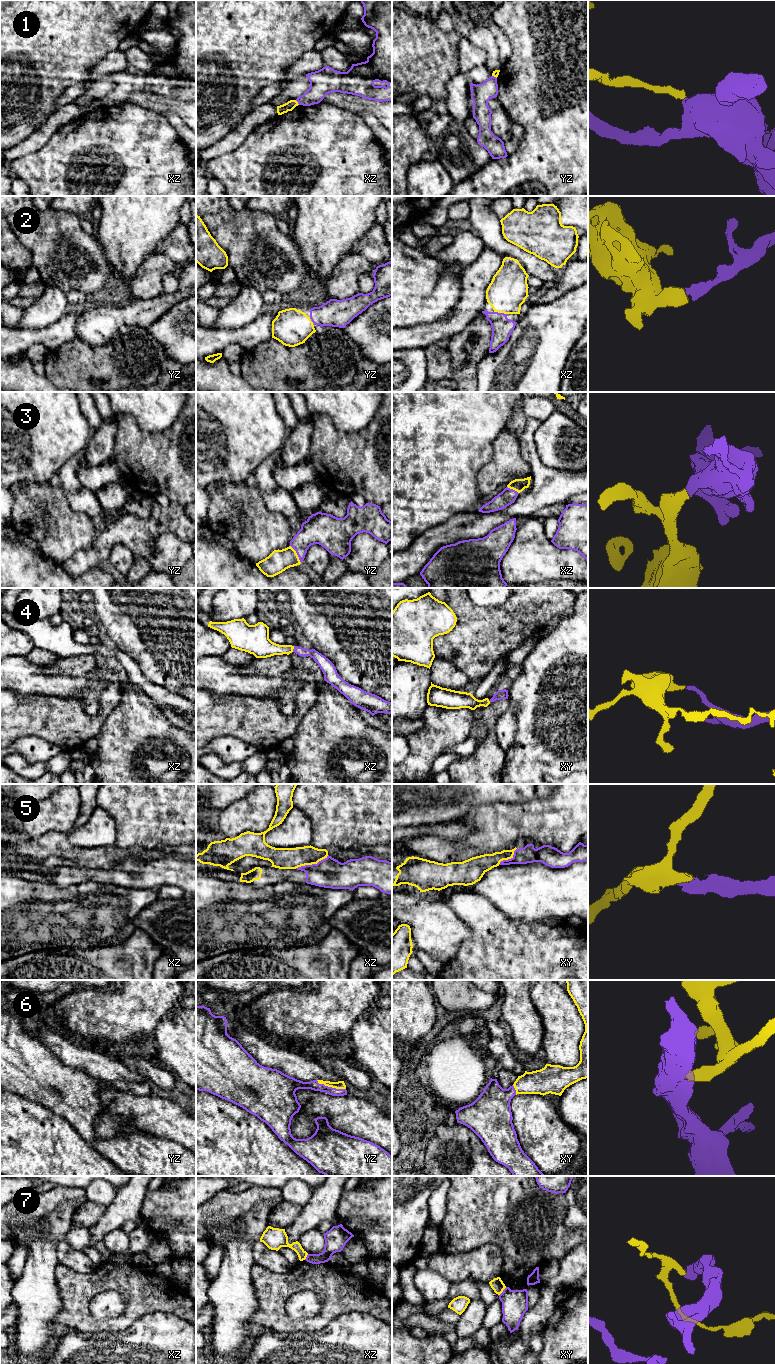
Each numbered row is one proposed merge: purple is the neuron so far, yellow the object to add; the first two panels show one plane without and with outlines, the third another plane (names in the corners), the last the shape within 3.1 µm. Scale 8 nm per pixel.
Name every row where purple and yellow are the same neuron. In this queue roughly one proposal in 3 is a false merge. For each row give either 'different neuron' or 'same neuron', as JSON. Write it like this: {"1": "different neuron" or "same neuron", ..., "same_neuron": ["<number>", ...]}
{"1": "different neuron", "2": "same neuron", "3": "same neuron", "4": "same neuron", "5": "same neuron", "6": "same neuron", "7": "different neuron", "same_neuron": ["2", "3", "4", "5", "6"]}

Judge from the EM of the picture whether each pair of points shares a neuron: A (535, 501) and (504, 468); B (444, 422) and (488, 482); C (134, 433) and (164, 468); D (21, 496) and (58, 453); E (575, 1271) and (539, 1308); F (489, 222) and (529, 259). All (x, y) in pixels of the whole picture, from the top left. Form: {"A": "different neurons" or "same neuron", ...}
{"A": "different neurons", "B": "different neurons", "C": "same neuron", "D": "different neurons", "E": "same neuron", "F": "same neuron"}

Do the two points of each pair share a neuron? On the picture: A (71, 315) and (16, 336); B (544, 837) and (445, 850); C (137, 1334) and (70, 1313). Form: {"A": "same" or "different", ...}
{"A": "same", "B": "same", "C": "different"}

